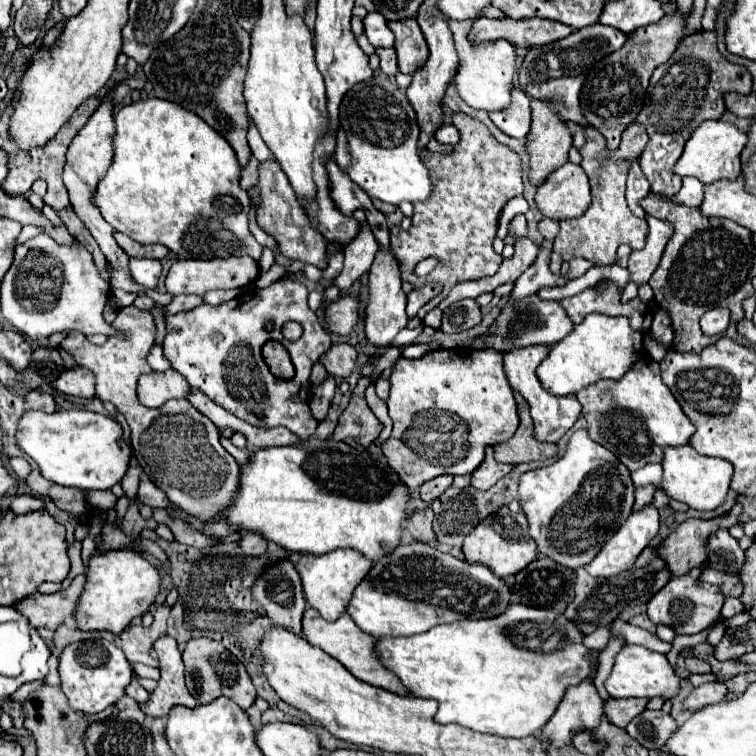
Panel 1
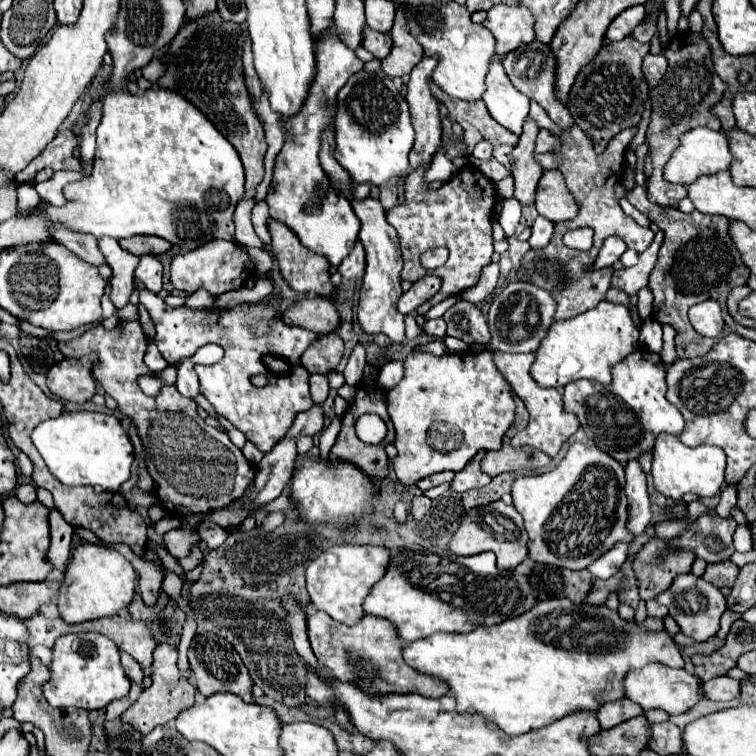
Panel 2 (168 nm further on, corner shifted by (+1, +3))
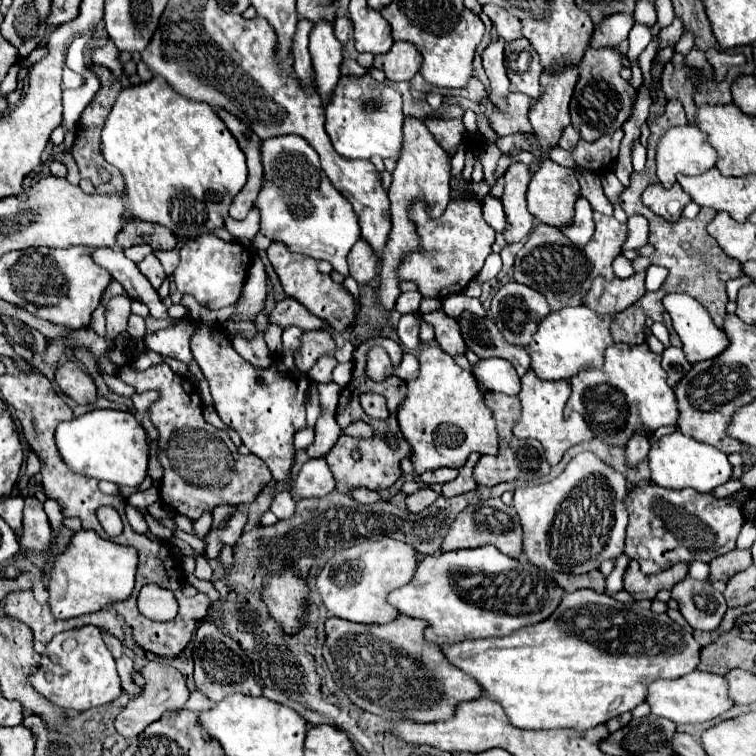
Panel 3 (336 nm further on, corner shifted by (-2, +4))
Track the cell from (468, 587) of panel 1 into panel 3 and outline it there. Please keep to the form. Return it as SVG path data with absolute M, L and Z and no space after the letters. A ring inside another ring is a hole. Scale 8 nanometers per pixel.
M483 545L475 549L457 549L441 553L441 557L425 557L419 563L419 569L413 577L413 581L401 589L395 589L389 593L391 605L399 609L401 615L409 615L415 619L425 619L431 623L425 637L439 643L439 645L451 645L459 643L463 639L481 639L481 637L505 637L513 631L541 623L551 617L551 613L559 607L563 597L563 589L555 583L555 579L535 567L529 561L511 559L493 545Z

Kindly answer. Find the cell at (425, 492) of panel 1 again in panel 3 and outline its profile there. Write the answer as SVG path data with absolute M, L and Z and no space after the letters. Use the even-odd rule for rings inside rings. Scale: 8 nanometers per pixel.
M449 467L425 471L425 473L419 475L421 483L425 483L425 485L429 485L429 487L431 487L431 485L443 485L443 483L447 483L447 481L451 481L451 479L455 479L455 477L457 477L457 469L449 469Z

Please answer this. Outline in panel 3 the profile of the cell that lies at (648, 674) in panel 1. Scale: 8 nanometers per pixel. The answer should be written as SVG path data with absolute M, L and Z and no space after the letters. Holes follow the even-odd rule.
M695 671L687 677L671 679L671 681L653 681L649 685L647 703L651 713L671 719L673 723L705 723L711 721L733 707L731 697L727 695L727 681L721 675Z

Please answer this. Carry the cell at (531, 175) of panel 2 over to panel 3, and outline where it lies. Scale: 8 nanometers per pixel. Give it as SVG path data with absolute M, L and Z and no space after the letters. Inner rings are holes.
M513 163L503 175L503 179L505 179L505 191L501 195L501 203L505 209L507 223L509 223L503 229L503 237L507 245L511 245L511 243L521 241L533 229L533 217L525 205L527 203L525 193L531 181L531 173L527 165Z

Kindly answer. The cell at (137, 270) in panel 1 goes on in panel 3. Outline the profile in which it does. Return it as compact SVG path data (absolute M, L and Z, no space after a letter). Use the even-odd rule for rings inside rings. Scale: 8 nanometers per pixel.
M153 253L147 255L137 267L149 279L149 283L153 285L153 289L159 289L161 287L163 279L165 279L165 271L163 271L163 265L159 263L159 259Z

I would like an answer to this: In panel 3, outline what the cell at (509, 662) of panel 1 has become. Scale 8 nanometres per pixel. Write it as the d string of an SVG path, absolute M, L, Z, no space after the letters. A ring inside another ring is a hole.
M579 589L563 595L559 609L539 625L529 625L507 637L469 639L455 645L443 645L445 657L477 679L493 701L499 701L519 729L579 729L587 731L607 719L633 711L647 697L647 685L657 679L677 679L697 669L701 647L689 631L677 625L667 613L641 609L637 603L621 605L605 593Z

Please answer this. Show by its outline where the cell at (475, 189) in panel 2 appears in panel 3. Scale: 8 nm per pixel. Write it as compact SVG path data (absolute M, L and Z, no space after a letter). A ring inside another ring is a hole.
M473 197L451 201L439 219L431 219L427 207L423 203L415 203L411 207L411 217L417 223L425 253L413 253L403 261L399 267L399 279L415 281L423 297L445 299L451 293L461 293L481 271L495 241L493 227L483 219L481 201Z

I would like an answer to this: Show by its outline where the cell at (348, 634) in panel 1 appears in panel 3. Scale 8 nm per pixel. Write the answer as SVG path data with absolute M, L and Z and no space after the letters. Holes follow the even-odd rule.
M401 615L385 625L363 625L331 617L325 623L327 639L323 645L323 659L327 661L333 681L345 691L345 695L359 709L391 721L403 721L403 719L415 723L447 721L453 717L461 701L475 701L477 697L483 697L483 689L473 677L469 677L467 673L463 673L445 659L441 645L425 639L423 633L427 625L429 625L427 621L411 619L407 615Z

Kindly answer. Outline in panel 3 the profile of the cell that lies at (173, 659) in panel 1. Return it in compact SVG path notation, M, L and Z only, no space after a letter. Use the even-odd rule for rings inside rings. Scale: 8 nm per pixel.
M163 659L149 661L145 667L139 669L139 673L145 679L145 685L141 687L141 693L137 697L133 697L127 703L127 707L115 719L117 733L127 737L127 739L137 737L147 725L151 725L153 721L161 719L163 713L167 713L169 709L183 709L187 699L189 699L189 689L185 685L185 677L177 669L173 669L167 661L163 661Z

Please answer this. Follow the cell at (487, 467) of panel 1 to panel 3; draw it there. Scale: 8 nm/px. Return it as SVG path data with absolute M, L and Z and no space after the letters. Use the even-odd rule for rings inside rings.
M471 453L471 457L467 459L467 463L459 469L459 477L443 485L443 491L441 491L441 495L443 495L443 497L463 495L463 493L473 491L473 489L477 487L477 485L475 485L475 481L473 481L473 467L475 467L475 463L479 461L479 457L481 457L479 453Z

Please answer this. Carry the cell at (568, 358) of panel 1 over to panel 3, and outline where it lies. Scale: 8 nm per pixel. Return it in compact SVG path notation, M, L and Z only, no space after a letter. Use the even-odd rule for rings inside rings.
M585 305L551 311L547 317L541 319L537 333L527 345L531 357L531 369L539 379L551 381L551 379L569 379L581 367L601 367L605 349L613 345L609 331L613 319L615 317L607 317L607 321L599 321L599 317L595 317L591 309L585 309Z

